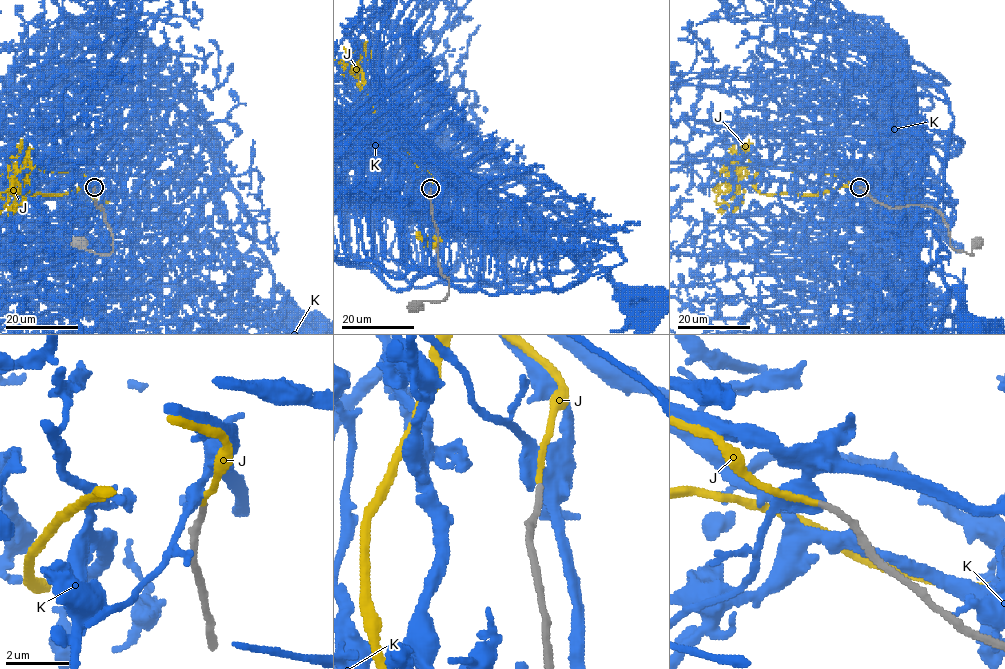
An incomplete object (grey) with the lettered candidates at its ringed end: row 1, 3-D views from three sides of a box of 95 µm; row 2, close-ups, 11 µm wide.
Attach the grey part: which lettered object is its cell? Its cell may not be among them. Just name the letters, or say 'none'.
J

